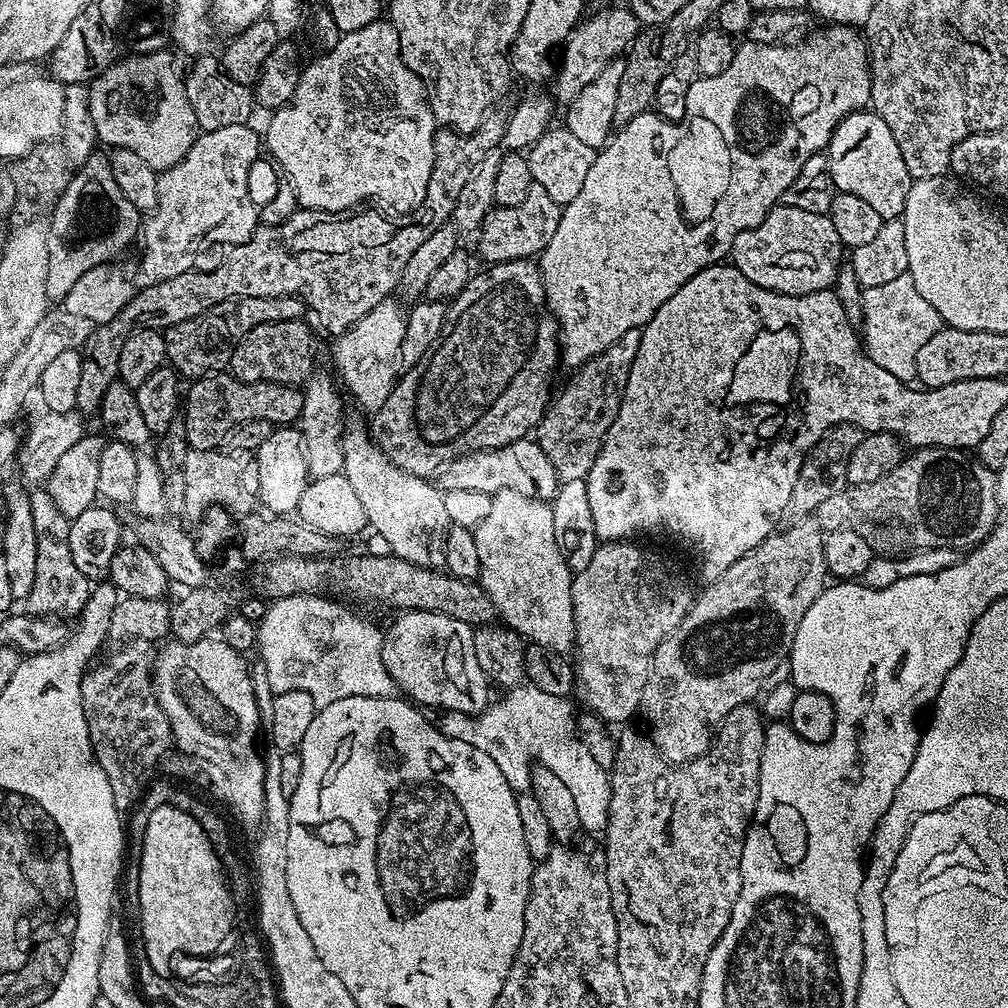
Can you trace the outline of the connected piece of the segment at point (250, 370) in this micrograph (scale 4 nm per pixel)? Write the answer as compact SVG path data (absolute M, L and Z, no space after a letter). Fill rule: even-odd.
M303 319L291 320L290 322L266 322L262 326L254 326L232 355L230 375L242 382L251 384L291 384L293 386L307 385L314 375L312 369L312 332L304 325Z

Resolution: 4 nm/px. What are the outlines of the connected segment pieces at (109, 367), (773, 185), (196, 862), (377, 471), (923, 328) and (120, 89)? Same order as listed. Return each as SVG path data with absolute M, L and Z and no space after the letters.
M261 225L257 227L251 239L242 246L232 248L214 270L188 271L186 274L178 274L178 278L158 282L136 293L134 299L118 315L110 318L110 322L98 326L85 342L82 349L82 374L78 385L76 411L81 414L99 413L106 390L110 390L110 386L118 380L118 354L122 354L122 342L126 342L129 334L136 329L163 330L178 322L186 322L186 318L202 314L218 302L235 297L276 297L276 268L272 255L279 251L276 241L281 237L283 234L279 226Z
M847 24L824 26L821 32L816 32L809 38L808 44L796 44L793 48L787 48L788 46L789 45L784 42L778 44L741 43L734 54L734 62L730 62L730 66L726 66L726 70L722 70L722 74L700 76L693 84L687 85L685 92L688 93L684 96L684 121L682 121L681 124L671 124L670 121L663 120L660 116L655 116L655 111L649 110L643 112L641 116L634 118L628 124L623 125L623 127L609 139L608 143L597 151L594 166L590 166L590 174L586 174L586 182L582 186L582 190L578 190L578 198L574 198L574 202L563 205L560 221L558 222L558 230L554 230L554 238L550 238L550 242L544 247L543 252L541 252L538 257L540 277L544 283L544 298L552 315L556 318L562 341L562 360L565 365L568 363L569 366L572 367L572 370L579 369L580 365L587 362L587 360L593 360L598 354L602 354L602 350L606 350L606 346L618 342L618 338L622 338L622 334L626 334L635 328L643 329L644 325L650 322L650 318L654 318L654 314L658 314L662 302L666 302L666 298L674 298L674 294L678 294L680 287L686 282L690 282L690 278L694 278L694 274L706 270L712 264L721 263L721 261L731 253L734 238L738 238L738 234L742 234L742 230L750 230L754 226L758 226L758 222L762 222L762 218L766 218L766 214L770 209L775 208L776 205L780 203L786 186L790 186L790 182L794 182L794 178L798 178L798 170L802 170L802 166L806 166L806 158L821 155L821 153L827 149L830 138L836 129L836 125L843 122L852 112L863 112L871 105L872 70L868 63L868 46L863 35L861 35L855 27Z
M158 806L150 815L146 825L145 838L142 842L140 856L140 873L138 874L138 898L140 899L138 917L140 916L140 936L144 939L142 954L152 961L152 967L166 974L168 956L176 949L207 952L215 948L224 932L228 931L231 919L231 904L228 904L228 892L224 892L224 875L226 868L220 865L221 853L212 849L206 830L186 810L174 806Z
M349 423L340 441L343 474L350 478L350 486L354 486L358 499L362 501L371 531L376 531L388 543L387 551L414 566L443 569L450 527L444 492L434 486L431 479L414 476L394 466L394 462L390 462L388 455L376 445L365 425L363 428L360 424Z
M907 274L885 282L882 286L865 288L862 292L864 301L864 322L862 325L862 343L868 357L882 370L894 374L894 378L905 382L916 380L916 363L918 350L934 338L942 327L938 310L918 294L918 286L914 286L914 278Z
M161 50L125 55L110 65L101 76L97 76L88 90L88 109L96 128L95 139L112 148L125 148L138 154L138 158L142 158L142 162L146 162L146 166L150 166L157 174L176 165L188 153L198 135L195 112L187 100L181 73L176 73L176 68L172 65L170 53L171 51Z

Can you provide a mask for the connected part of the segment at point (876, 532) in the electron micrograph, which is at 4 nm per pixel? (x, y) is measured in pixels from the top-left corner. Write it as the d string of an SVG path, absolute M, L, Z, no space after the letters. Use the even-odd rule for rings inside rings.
M917 448L909 451L890 474L878 478L878 482L845 486L838 494L826 498L814 513L814 520L824 532L830 530L854 530L862 534L872 547L873 553L881 556L897 555L896 536L905 540L912 550L922 548L955 548L971 550L984 543L996 531L996 521L1002 515L996 500L996 474L993 469L980 463L979 459L967 460L959 448Z

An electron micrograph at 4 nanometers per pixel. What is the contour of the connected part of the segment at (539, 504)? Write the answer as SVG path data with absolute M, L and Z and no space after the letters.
M502 490L501 492L495 493L492 496L490 514L486 514L486 518L474 530L474 535L478 542L478 559L482 562L478 583L488 597L491 598L492 604L496 607L499 619L507 627L513 628L518 635L524 637L525 641L547 648L550 652L568 654L568 652L571 653L573 651L576 643L576 627L574 626L574 610L572 609L572 577L574 573L568 568L562 558L562 554L559 553L557 543L554 542L553 517L552 505L549 501L539 500L526 494L518 494L514 490Z

